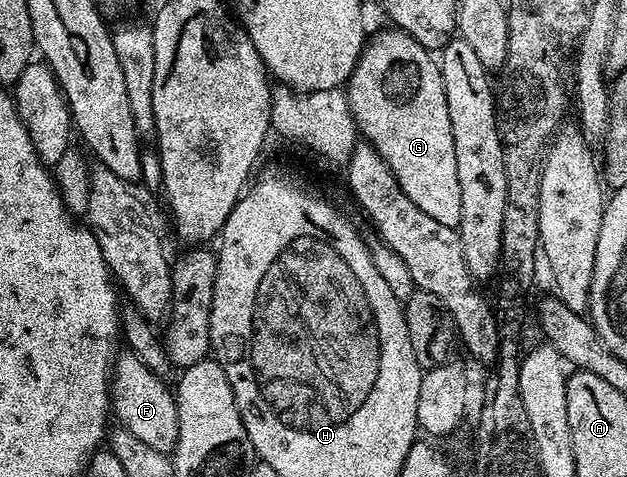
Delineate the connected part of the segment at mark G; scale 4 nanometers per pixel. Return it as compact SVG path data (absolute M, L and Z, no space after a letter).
M388 26L385 32L376 32L373 36L371 33L367 37L362 54L348 79L346 91L350 110L354 114L357 133L367 143L372 144L376 153L384 159L385 166L394 174L398 186L402 186L402 194L406 194L406 198L410 198L410 202L414 202L414 206L418 206L418 210L430 214L430 218L434 218L437 222L442 222L442 226L459 229L462 218L462 186L458 186L458 158L454 158L454 130L450 126L450 106L446 106L446 86L442 86L442 74L437 57L421 46L409 32L402 28Z

